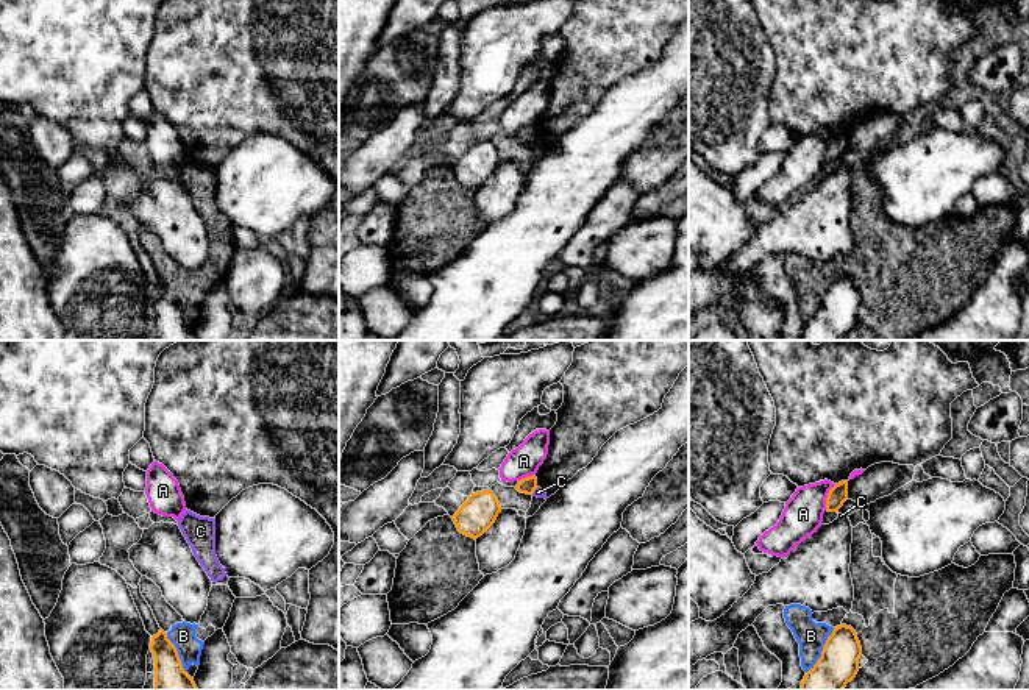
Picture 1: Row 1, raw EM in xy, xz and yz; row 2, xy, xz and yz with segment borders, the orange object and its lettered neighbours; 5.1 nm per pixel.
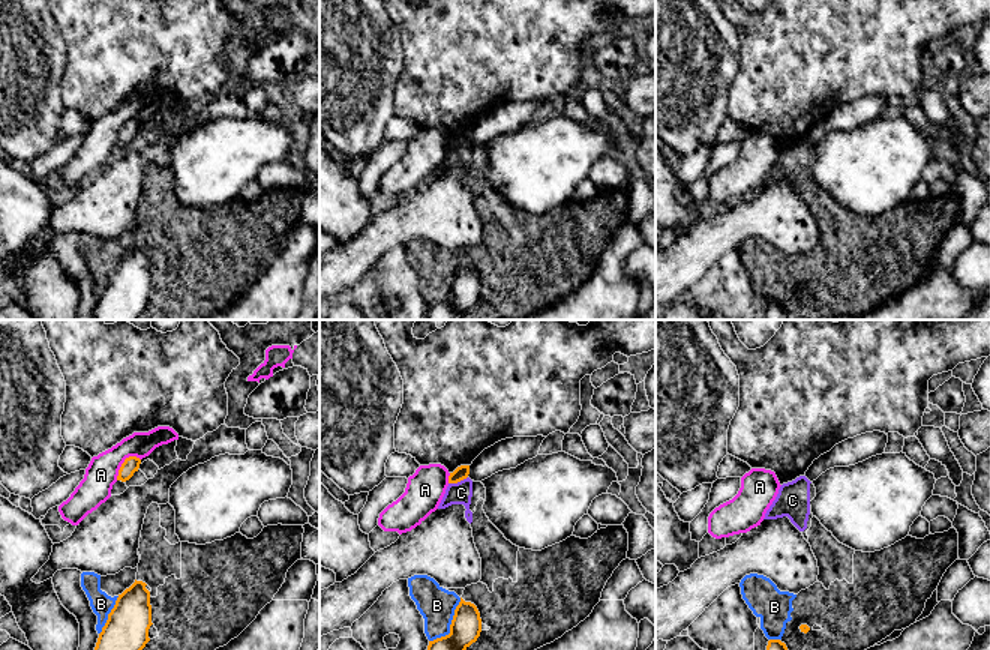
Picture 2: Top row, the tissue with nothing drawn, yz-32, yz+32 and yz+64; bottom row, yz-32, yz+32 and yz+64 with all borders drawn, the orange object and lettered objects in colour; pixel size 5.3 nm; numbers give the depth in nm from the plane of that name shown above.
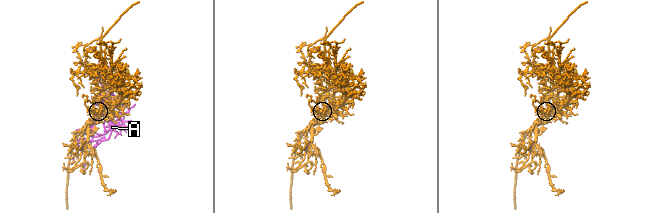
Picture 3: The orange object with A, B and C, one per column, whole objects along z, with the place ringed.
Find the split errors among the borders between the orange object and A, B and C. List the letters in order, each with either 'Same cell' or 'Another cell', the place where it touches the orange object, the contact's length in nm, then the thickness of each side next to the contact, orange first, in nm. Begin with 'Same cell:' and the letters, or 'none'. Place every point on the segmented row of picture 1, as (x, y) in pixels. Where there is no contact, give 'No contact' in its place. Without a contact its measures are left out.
Same cell: none
A: Another cell. Touches orange at yz (828, 497). Shared border 150 nm. Thickness 100 nm (orange) against 200 nm
B: Another cell. Touches orange at yz (822, 651). Shared border 280 nm. Thickness 220 nm (orange) against 150 nm
C: Another cell. Touches orange at xz (534, 489). Shared border 50 nm. Thickness 80 nm (orange) against 50 nm

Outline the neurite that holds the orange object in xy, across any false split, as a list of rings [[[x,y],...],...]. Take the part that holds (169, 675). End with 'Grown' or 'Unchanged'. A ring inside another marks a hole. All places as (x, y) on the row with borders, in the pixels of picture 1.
[[[159,629],[151,637],[150,651],[155,659],[155,690],[198,690],[181,663],[175,645],[167,638],[167,632]]]. Unchanged

